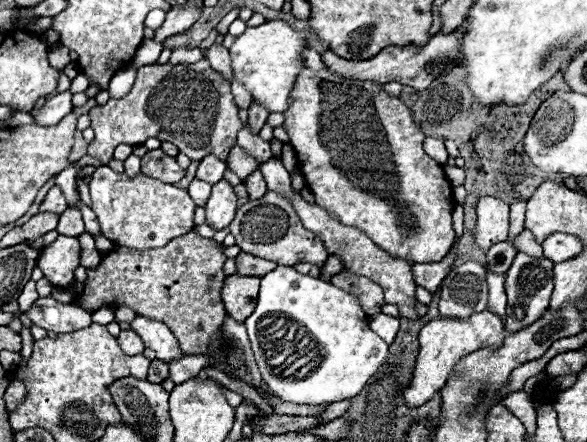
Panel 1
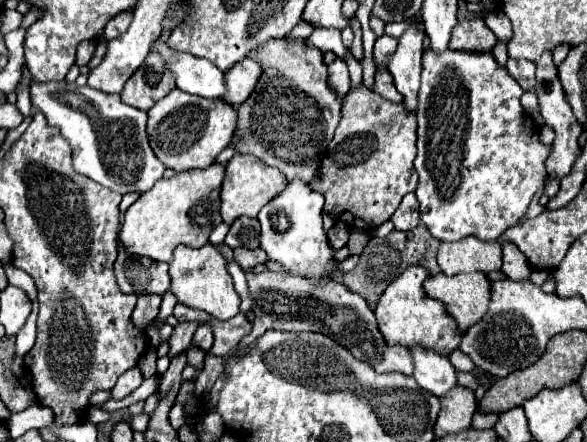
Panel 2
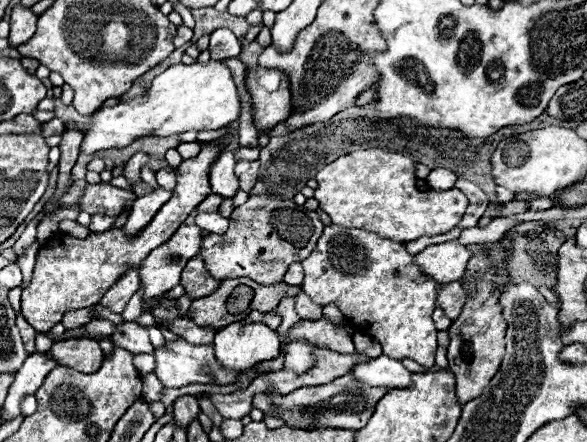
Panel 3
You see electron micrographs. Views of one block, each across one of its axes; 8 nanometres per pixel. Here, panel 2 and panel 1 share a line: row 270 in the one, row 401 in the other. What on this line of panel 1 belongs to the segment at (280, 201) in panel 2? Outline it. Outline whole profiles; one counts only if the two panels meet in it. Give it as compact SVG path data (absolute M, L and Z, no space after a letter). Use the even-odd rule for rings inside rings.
M278 266L262 276L258 306L248 316L246 328L264 382L276 396L294 404L324 406L354 398L388 360L388 344L368 328L368 316L354 296L330 282L300 274L292 266Z

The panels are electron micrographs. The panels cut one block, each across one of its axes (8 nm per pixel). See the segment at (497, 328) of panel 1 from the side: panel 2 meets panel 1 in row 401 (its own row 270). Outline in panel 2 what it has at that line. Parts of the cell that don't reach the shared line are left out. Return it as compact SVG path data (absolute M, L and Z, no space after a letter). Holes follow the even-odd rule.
M416 264L412 268L406 268L396 280L392 280L388 284L388 288L384 290L374 314L376 314L376 320L378 320L380 332L382 332L382 336L388 344L402 344L402 346L420 344L424 348L434 350L436 354L448 356L452 350L458 348L462 334L460 334L458 324L452 318L452 314L446 312L444 304L430 298L422 290L424 280L430 278L430 276L432 274L424 266Z

